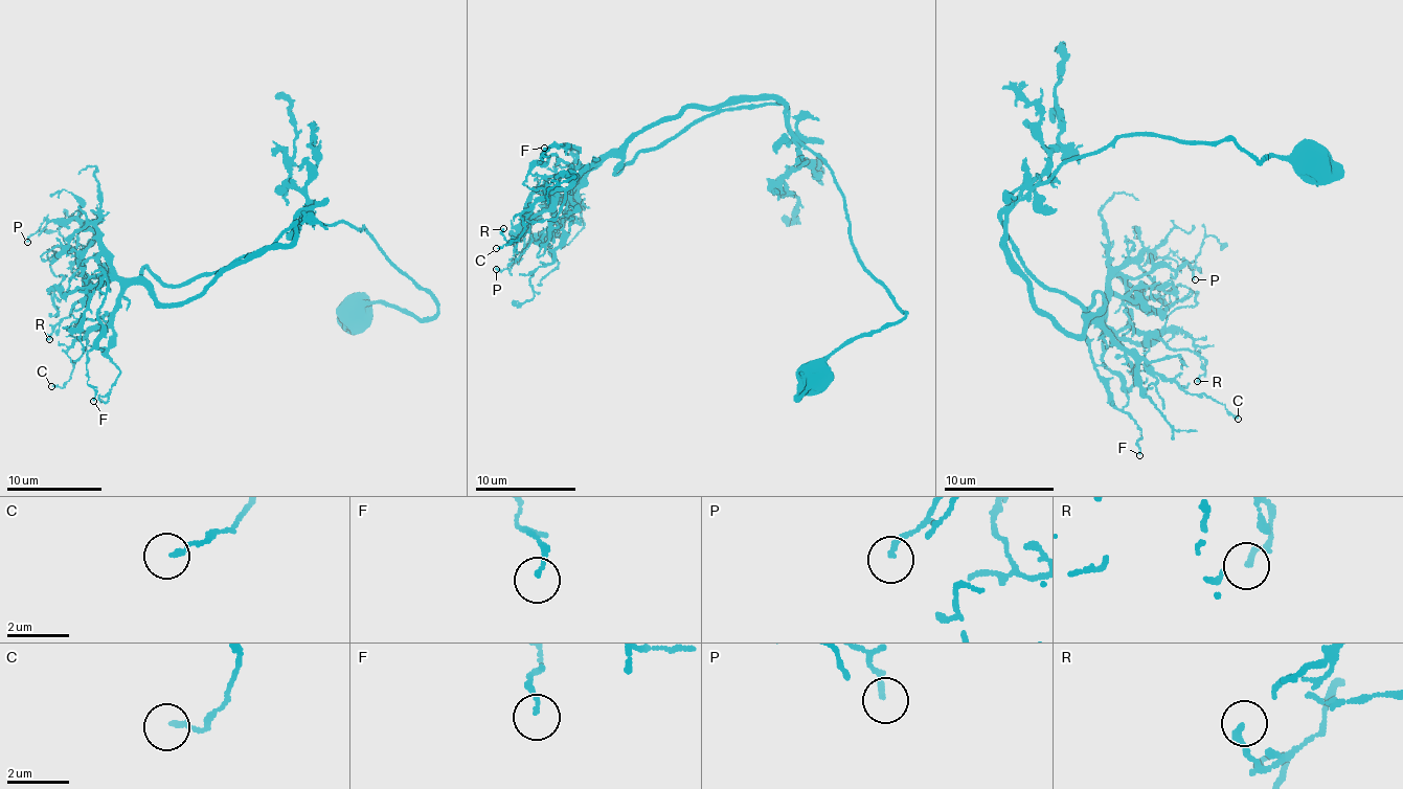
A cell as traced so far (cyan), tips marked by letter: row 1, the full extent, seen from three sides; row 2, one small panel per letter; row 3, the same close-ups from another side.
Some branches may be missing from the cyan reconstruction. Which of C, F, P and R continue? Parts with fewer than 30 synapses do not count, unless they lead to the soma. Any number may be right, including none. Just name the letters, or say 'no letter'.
no letter

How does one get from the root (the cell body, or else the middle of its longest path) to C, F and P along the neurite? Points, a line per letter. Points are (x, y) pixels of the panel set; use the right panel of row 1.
C: (1312, 161), (1113, 137), (1001, 217), (1053, 323), (1072, 338), (1101, 322), (1238, 419)
F: (1312, 161), (1113, 137), (1001, 217), (1053, 323), (1072, 338), (1100, 319), (1139, 455)
P: (1312, 161), (1113, 137), (1001, 217), (1033, 301), (1072, 338), (1146, 251), (1195, 279)

